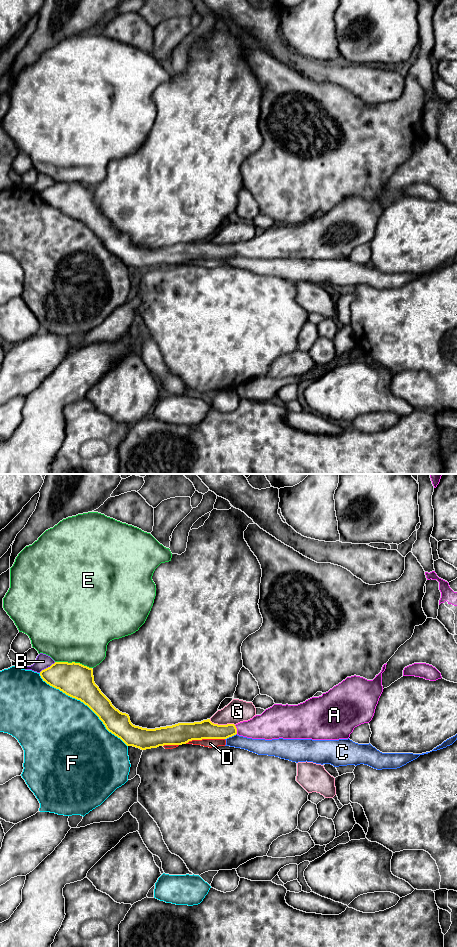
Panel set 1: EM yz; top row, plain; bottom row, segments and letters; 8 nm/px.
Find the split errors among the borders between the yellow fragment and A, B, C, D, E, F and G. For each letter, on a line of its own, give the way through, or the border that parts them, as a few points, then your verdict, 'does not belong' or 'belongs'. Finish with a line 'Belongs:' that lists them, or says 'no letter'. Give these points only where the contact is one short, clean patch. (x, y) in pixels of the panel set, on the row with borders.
A: way yz (205, 729), (236, 729), (267, 726); belongs
B: does not belong
C: does not belong
D: does not belong
E: does not belong
F: does not belong
G: border yz (209, 719), (218, 724), (234, 725); does not belong
Belongs: A

